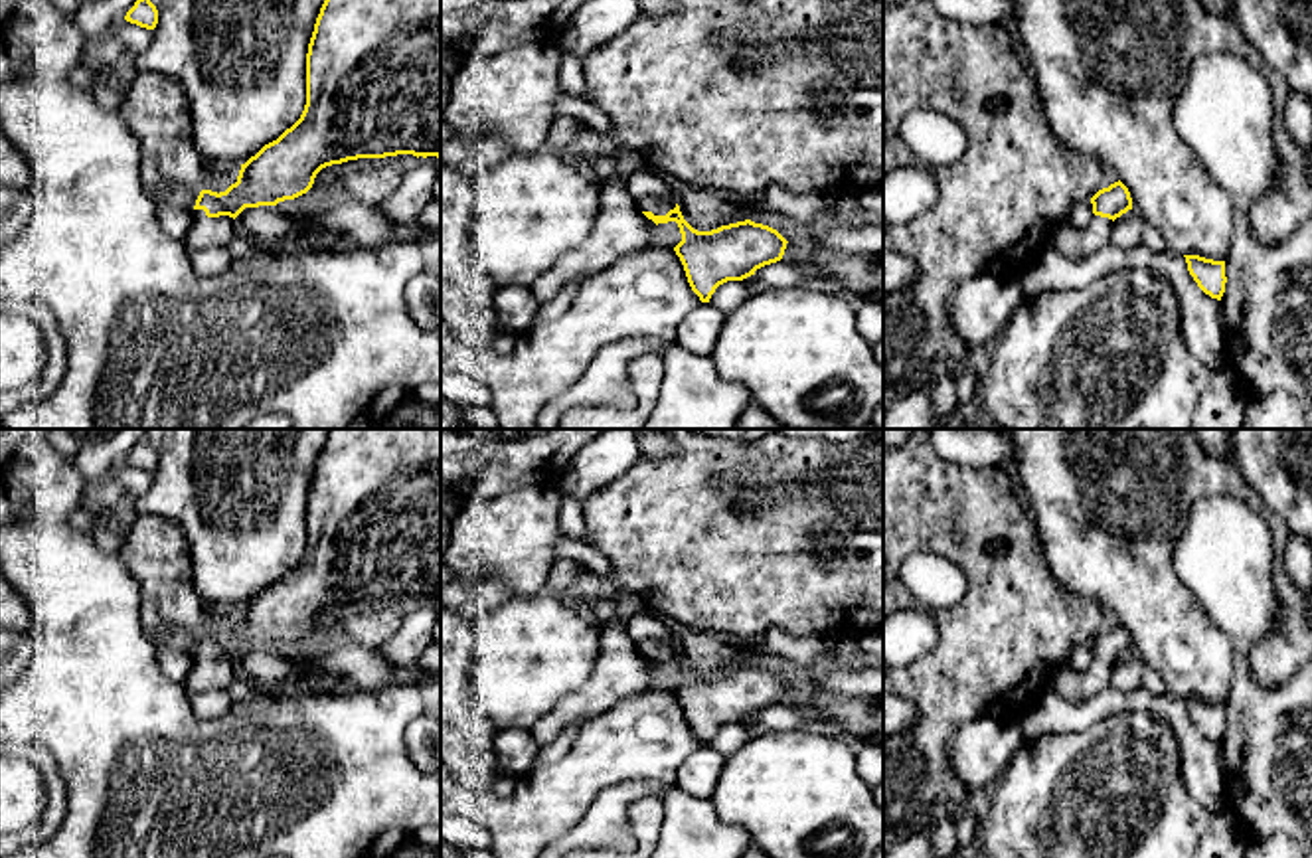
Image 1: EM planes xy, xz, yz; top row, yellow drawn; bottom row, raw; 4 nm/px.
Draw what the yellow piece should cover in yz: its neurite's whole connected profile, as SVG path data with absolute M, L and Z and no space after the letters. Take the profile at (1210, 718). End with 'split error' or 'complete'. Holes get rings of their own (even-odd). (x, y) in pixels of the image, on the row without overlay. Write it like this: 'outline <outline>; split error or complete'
outline M1184 698L1188 714L1197 726L1197 729L1211 741L1221 743L1225 735L1225 704L1213 704L1199 698Z; complete

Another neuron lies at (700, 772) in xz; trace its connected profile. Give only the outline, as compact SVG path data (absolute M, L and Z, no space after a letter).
M701 745L678 769L676 787L696 799L711 799L725 757L711 745Z

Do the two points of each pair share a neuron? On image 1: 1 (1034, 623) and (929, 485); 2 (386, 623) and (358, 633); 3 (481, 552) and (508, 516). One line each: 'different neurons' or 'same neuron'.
1: same neuron
2: same neuron
3: same neuron

